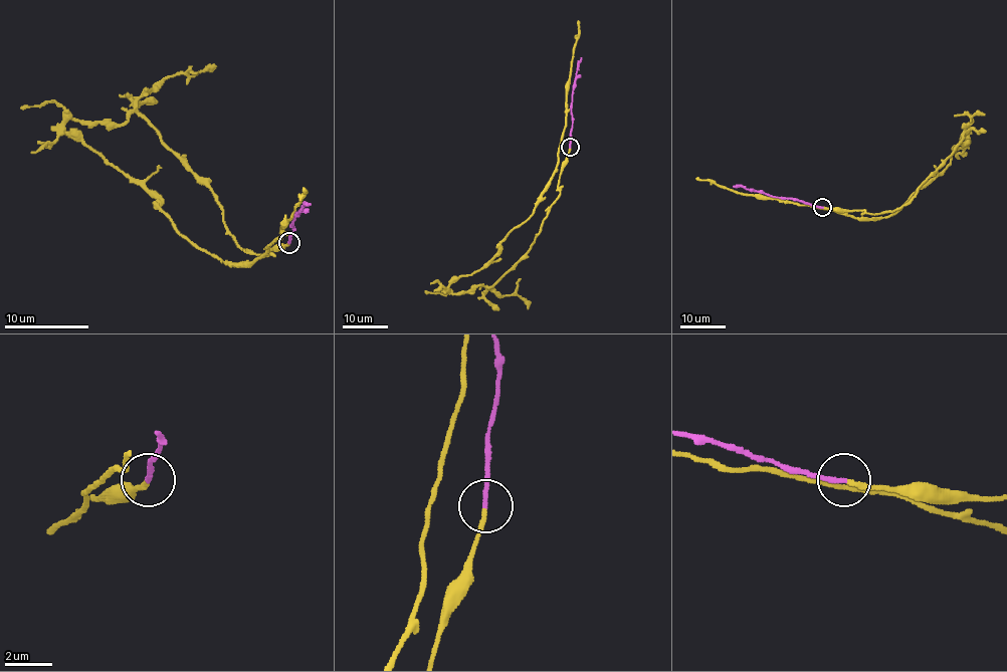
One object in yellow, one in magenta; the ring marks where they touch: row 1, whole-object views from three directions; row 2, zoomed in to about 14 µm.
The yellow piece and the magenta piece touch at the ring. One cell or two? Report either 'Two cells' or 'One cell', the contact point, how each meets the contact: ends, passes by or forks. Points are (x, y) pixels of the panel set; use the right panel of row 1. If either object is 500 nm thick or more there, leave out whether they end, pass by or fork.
One cell. Place: (822, 207). At the ring yellow ends. At the ring magenta ends

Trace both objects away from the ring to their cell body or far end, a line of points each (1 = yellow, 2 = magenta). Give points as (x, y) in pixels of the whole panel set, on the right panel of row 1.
1: (823, 207), (894, 211), (962, 137), (961, 144), (968, 140), (884, 217), (856, 219), (738, 194), (696, 178)
2: (822, 207), (740, 186), (733, 187)

